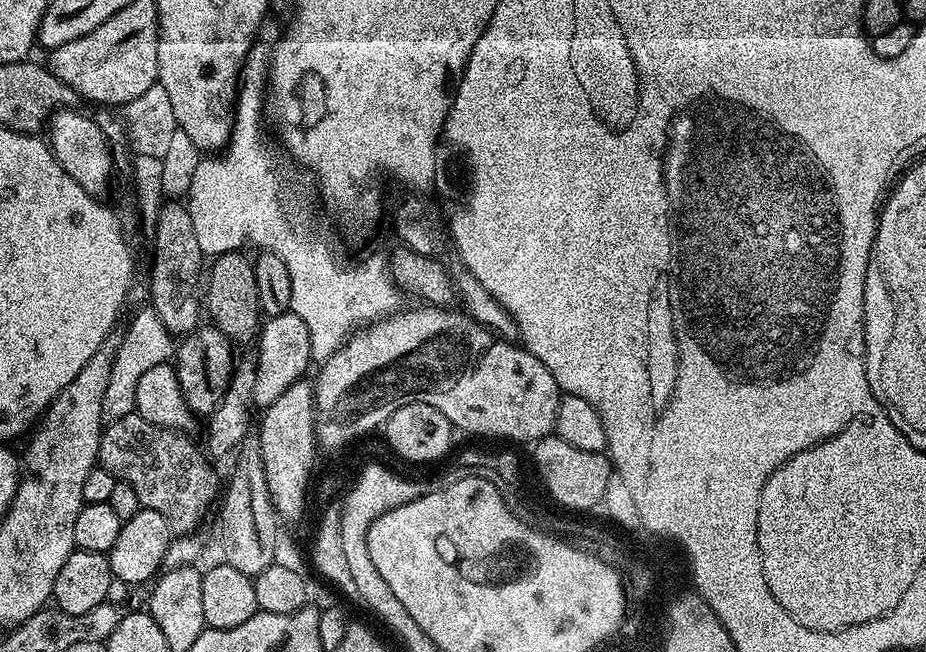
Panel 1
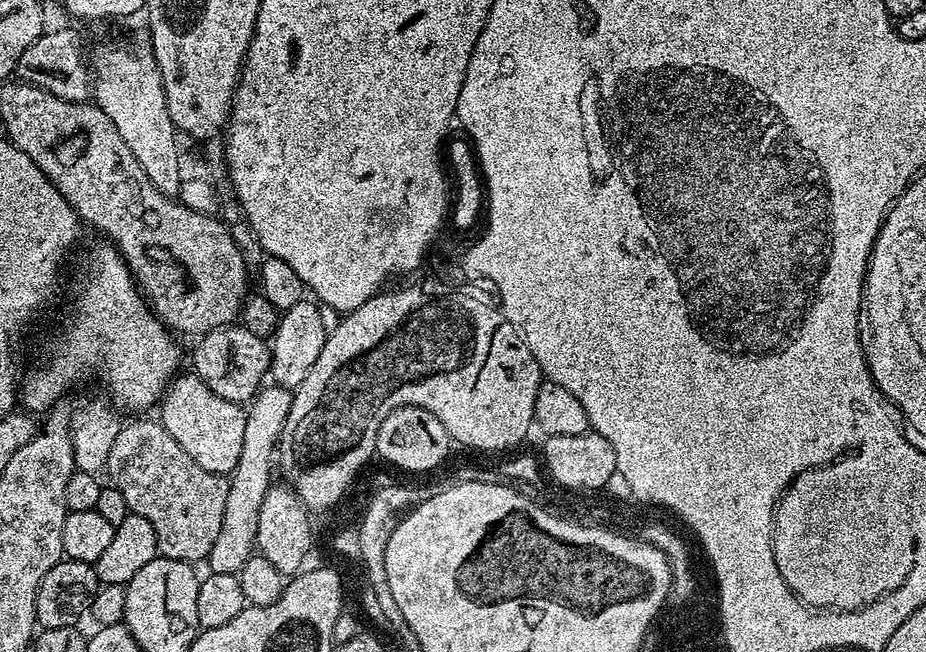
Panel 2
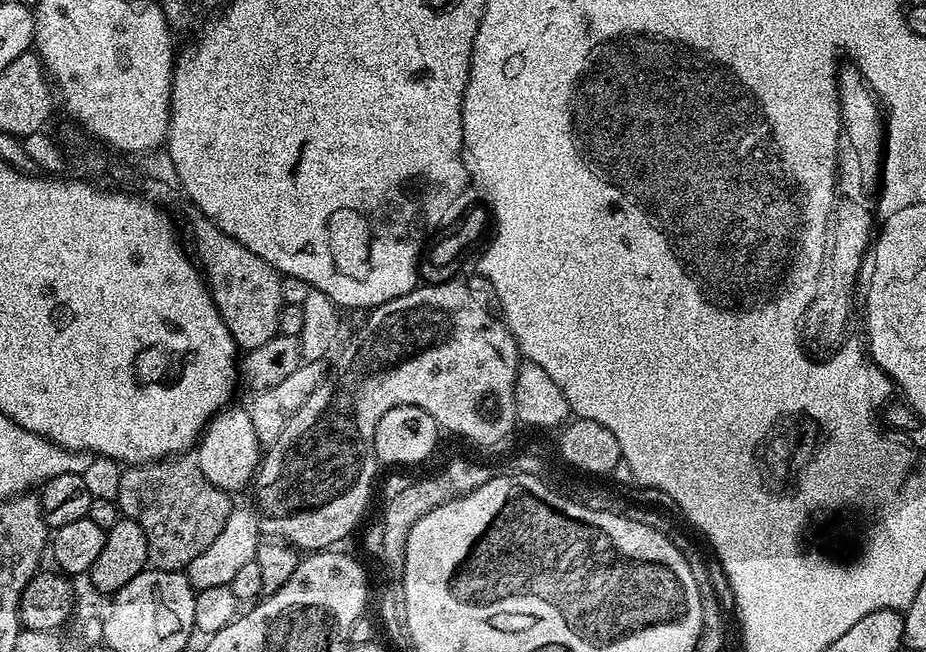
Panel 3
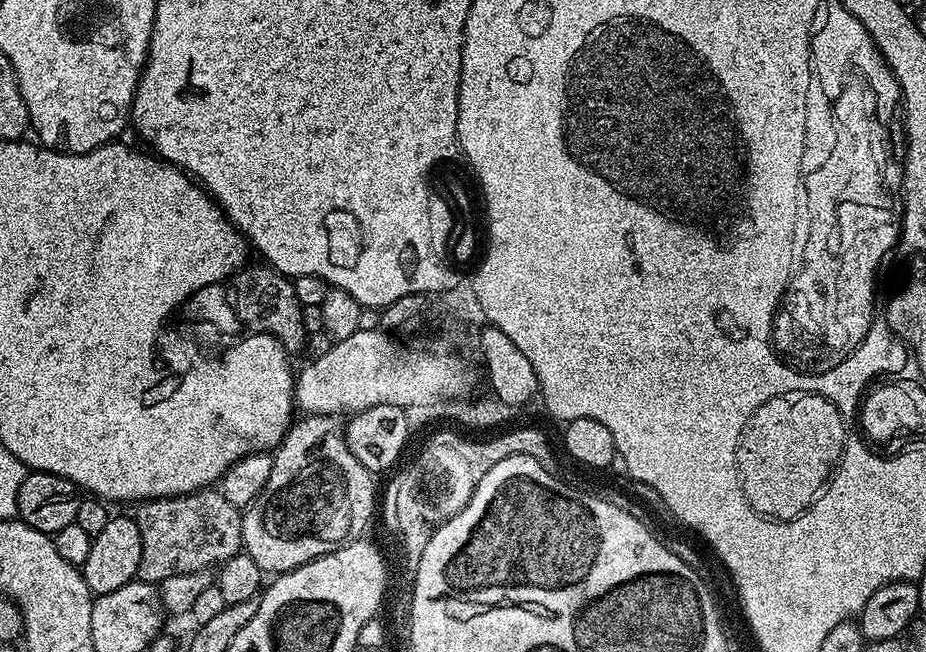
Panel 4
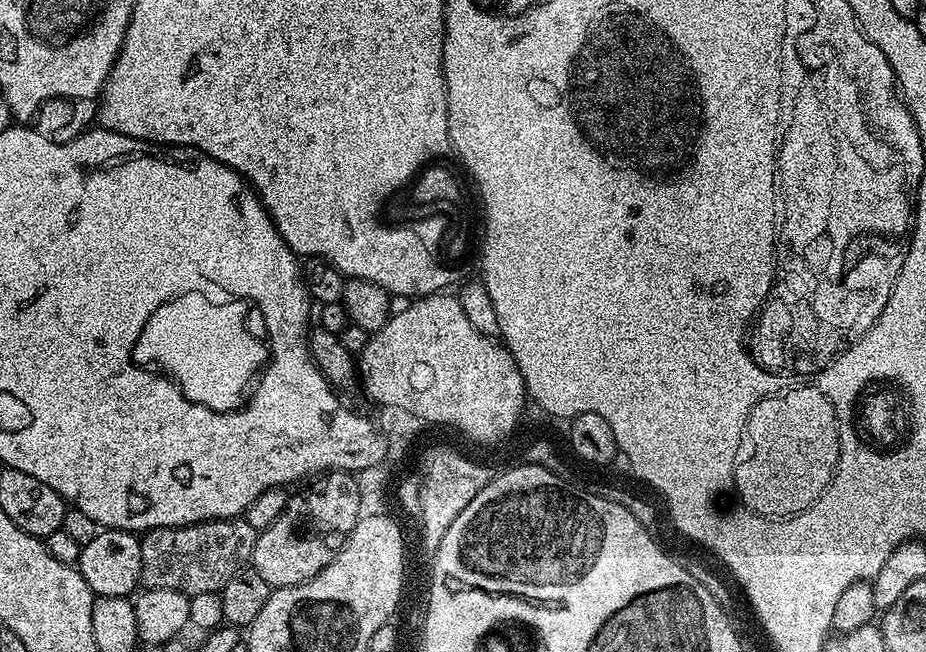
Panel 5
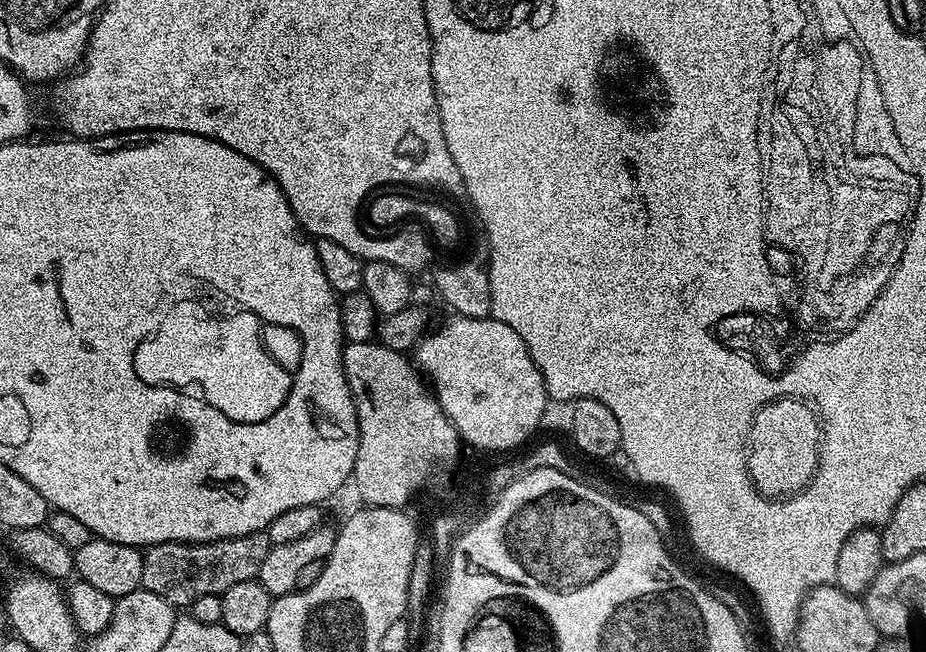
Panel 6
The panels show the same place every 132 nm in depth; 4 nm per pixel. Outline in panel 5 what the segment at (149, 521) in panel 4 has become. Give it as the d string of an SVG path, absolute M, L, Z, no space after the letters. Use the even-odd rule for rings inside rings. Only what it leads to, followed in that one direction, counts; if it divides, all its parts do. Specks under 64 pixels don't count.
M246 518L231 520L207 520L201 524L187 524L181 528L152 528L140 536L142 546L142 574L140 582L144 588L165 588L181 592L188 597L194 594L219 592L239 572L251 565L258 529L250 526Z

